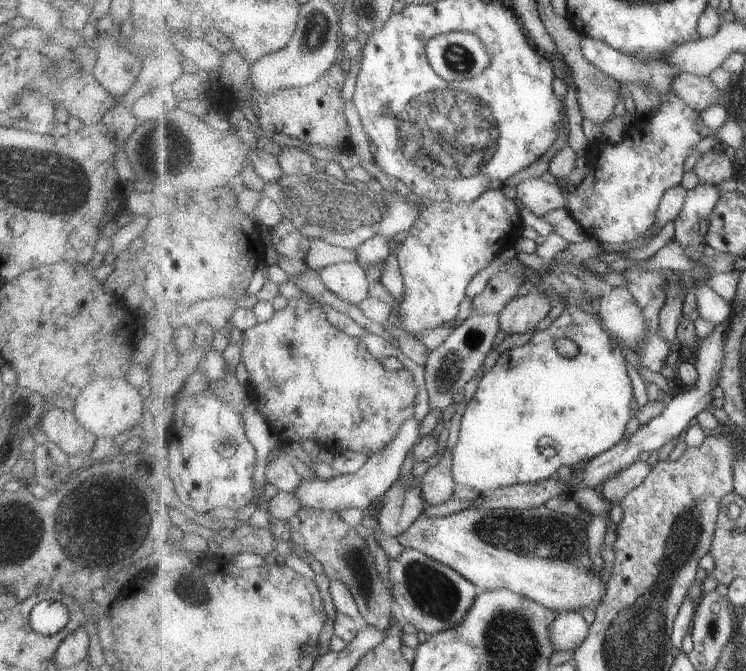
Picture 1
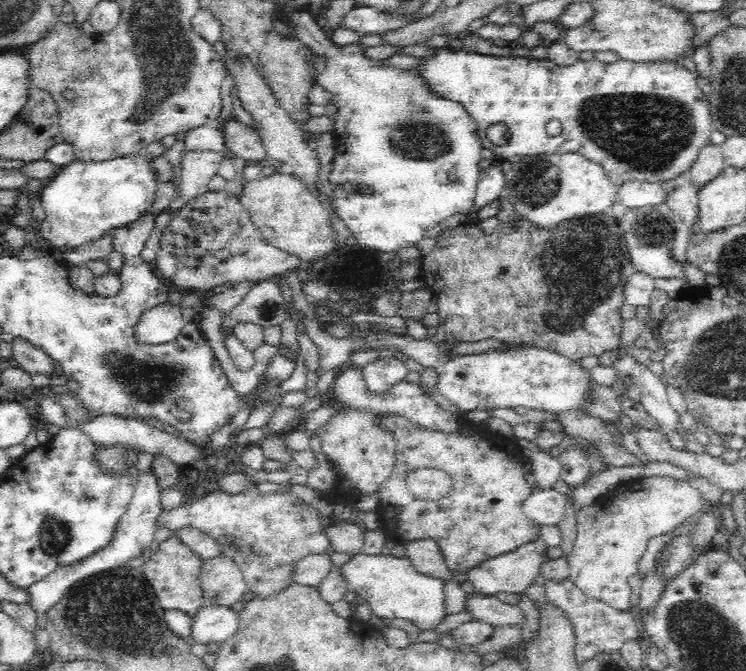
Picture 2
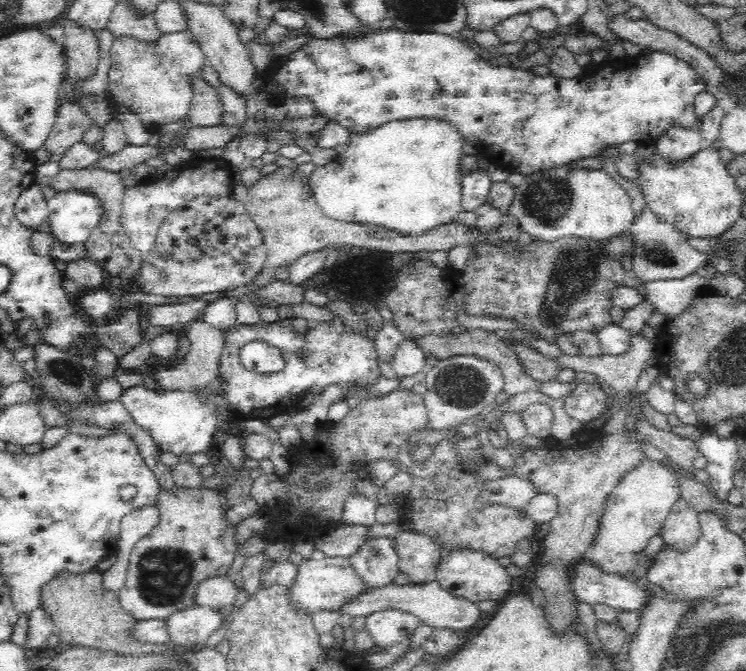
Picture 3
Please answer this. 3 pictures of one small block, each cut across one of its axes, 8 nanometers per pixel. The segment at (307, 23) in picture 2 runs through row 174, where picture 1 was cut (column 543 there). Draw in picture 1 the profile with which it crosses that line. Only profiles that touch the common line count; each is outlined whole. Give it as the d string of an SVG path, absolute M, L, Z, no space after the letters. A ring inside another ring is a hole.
M567 305L561 315L556 318L549 328L538 330L525 345L508 348L503 352L496 361L496 364L481 378L478 389L468 403L465 410L465 416L462 419L460 429L459 443L453 448L453 476L454 482L462 488L476 489L481 494L497 490L497 488L507 488L507 486L515 486L517 484L535 484L543 480L556 476L557 470L563 466L571 467L582 461L591 461L601 454L611 450L613 446L617 446L621 439L626 436L627 424L633 418L631 416L631 404L633 404L633 384L631 384L631 376L627 370L627 358L621 350L621 346L617 344L617 340L613 340L609 336L609 332L603 330L604 321L601 317L593 316L585 310L581 310L578 306ZM561 338L567 338L574 341L578 346L578 354L574 358L561 356L555 348L555 342Z

